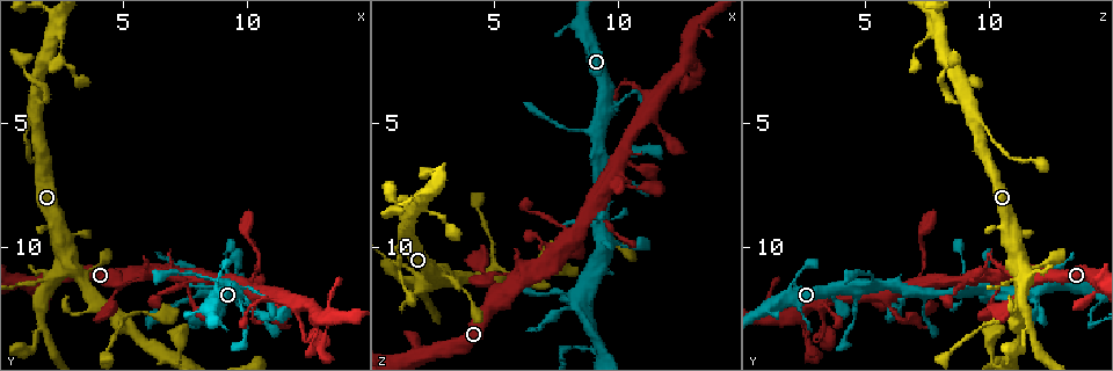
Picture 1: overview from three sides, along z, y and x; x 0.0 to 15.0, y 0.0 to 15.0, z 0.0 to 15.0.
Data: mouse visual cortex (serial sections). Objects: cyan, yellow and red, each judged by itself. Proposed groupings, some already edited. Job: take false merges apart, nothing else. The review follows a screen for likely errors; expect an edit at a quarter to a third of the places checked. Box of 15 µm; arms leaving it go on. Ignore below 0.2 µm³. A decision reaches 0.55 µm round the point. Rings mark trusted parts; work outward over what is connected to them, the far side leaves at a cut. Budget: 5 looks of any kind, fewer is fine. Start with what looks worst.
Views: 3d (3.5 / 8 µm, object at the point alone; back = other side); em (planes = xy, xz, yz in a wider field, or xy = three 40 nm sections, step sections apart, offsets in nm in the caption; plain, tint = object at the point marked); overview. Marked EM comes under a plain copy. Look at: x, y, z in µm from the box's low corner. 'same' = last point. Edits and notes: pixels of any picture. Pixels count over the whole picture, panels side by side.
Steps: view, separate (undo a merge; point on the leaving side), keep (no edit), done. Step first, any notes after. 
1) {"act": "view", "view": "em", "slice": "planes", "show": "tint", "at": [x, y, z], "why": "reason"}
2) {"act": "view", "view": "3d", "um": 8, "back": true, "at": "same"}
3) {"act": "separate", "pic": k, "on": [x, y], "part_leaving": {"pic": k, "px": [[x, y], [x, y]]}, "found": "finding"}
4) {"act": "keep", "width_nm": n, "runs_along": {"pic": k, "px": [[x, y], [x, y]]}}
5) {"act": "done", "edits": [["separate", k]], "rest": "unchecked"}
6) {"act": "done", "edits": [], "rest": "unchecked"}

{"act": "view", "view": "3d", "um": 8, "at": [9.0, 12.4, 14.5], "why": "abrupt turn"}

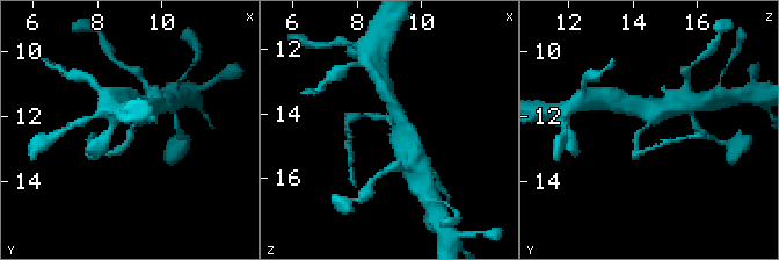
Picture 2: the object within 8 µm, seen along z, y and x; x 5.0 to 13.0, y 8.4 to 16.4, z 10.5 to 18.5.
{"act": "view", "view": "3d", "um": 3.5, "at": [9.0, 12.3, 14.4], "why": "closer look"}

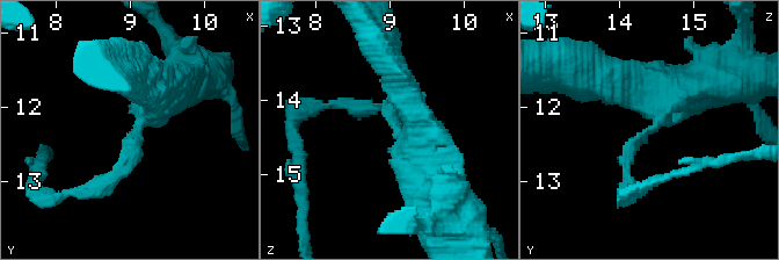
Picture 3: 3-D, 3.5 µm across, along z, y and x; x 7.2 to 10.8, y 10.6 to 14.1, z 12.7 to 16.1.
{"act": "view", "view": "em", "slice": "xy", "step": 5, "show": "tint", "at": [9.10, 12.30, 14.35], "arm_widths_nm": [150, 450]}

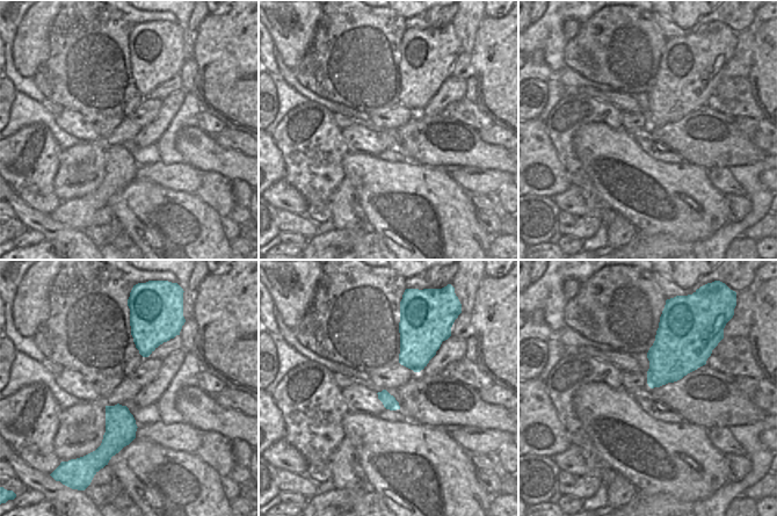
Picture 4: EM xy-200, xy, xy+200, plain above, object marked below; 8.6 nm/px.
{"act": "keep", "runs_along": {"pic": 3, "px": [[154, 77], [158, 99], [125, 166], [101, 187]]}, "found": "one cell here"}

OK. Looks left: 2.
{"act": "view", "view": "3d", "um": 8, "back": true, "at": [1.8, 11.3, 11.2], "why": "arms part here"}

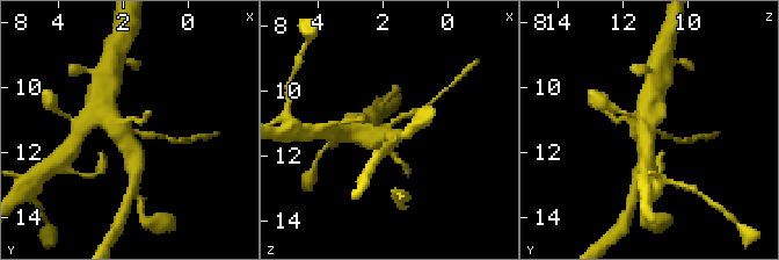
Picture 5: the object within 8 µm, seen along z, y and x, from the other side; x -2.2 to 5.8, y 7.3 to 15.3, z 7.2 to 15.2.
{"act": "view", "view": "em", "slice": "xy", "step": 5, "show": "tint", "at": [1.8, 11.4, 11.2], "why": "now the EM"}

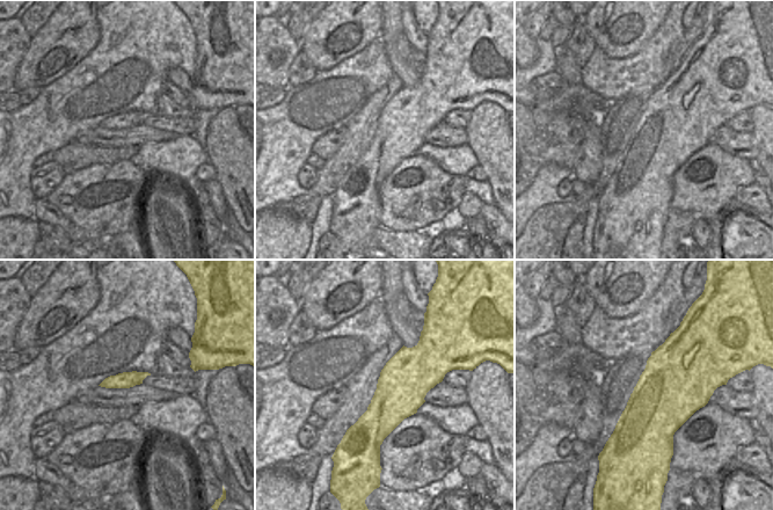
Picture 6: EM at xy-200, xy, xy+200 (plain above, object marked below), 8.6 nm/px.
{"act": "keep", "runs_along": {"pic": 5, "px": [[99, 109], [135, 146], [137, 164]]}, "found": "continuous, no second cell"}

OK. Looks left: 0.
{"act": "done", "edits": [], "rest": "unchecked"}

